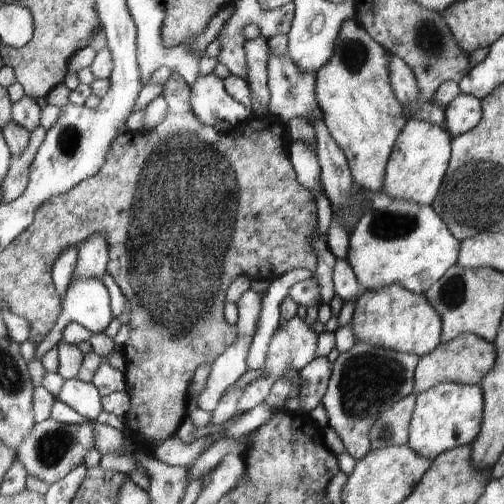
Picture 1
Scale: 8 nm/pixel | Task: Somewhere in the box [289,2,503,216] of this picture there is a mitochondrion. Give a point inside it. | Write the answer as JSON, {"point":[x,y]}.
{"point":[428,39]}

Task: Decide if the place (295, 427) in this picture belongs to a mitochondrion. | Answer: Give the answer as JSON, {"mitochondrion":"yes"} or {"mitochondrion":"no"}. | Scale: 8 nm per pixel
{"mitochondrion":"no"}

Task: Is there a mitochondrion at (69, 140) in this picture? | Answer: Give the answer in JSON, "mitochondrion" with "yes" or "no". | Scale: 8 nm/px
{"mitochondrion":"yes"}

